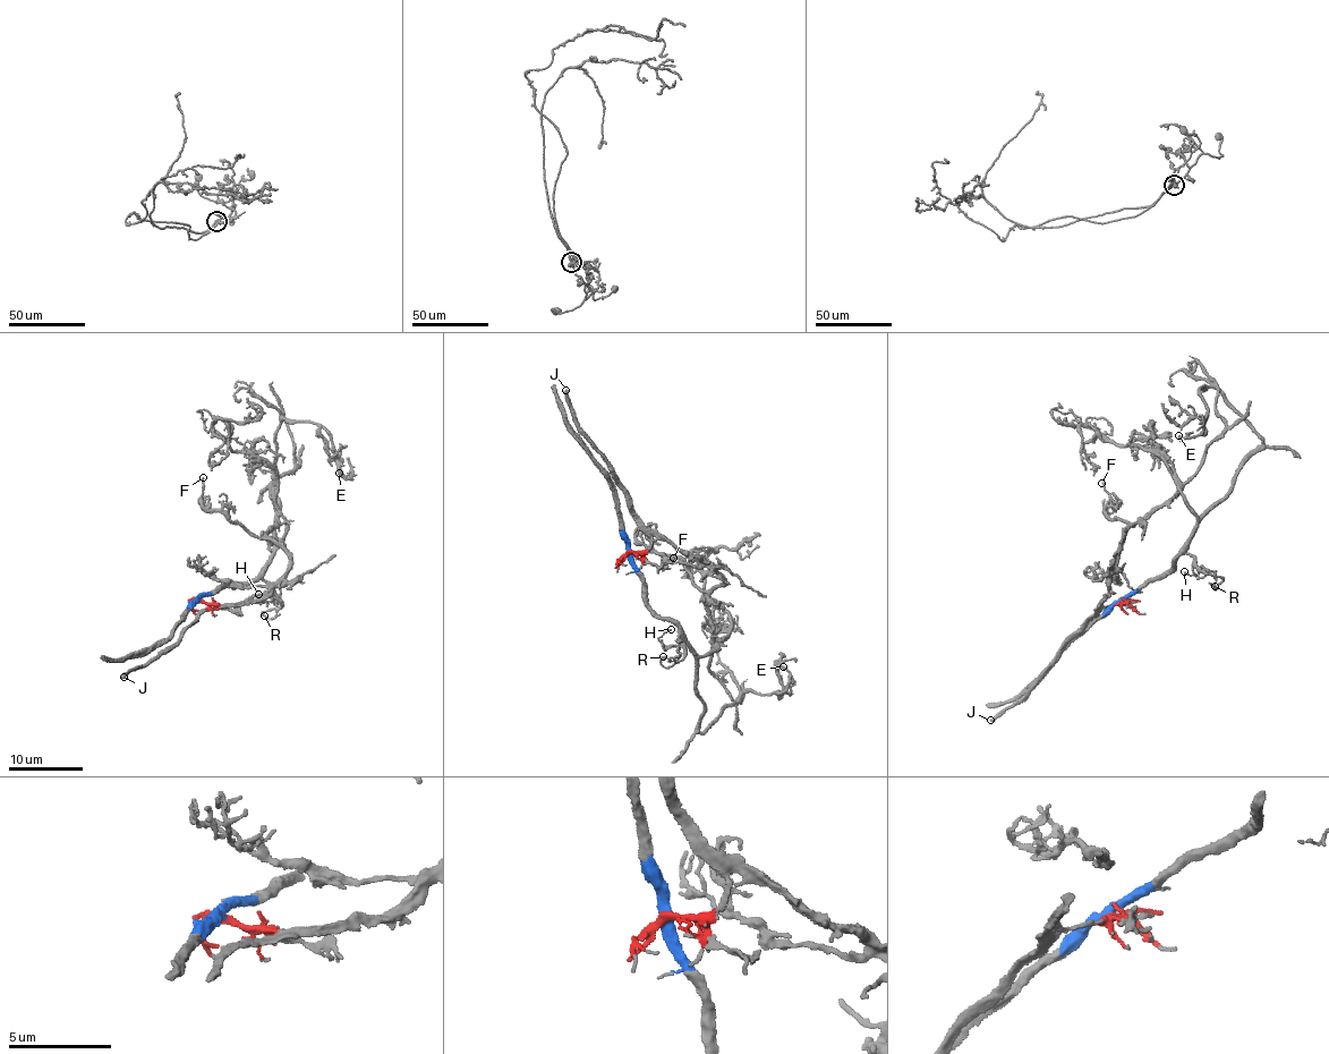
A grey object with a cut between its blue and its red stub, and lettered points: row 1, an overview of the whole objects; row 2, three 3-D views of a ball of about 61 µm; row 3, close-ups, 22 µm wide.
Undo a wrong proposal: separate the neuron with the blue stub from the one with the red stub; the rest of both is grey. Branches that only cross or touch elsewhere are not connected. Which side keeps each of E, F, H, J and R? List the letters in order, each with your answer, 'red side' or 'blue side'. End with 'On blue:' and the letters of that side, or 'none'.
E: blue side
F: red side
H: blue side
J: red side
R: blue side
On blue: E, H, R

